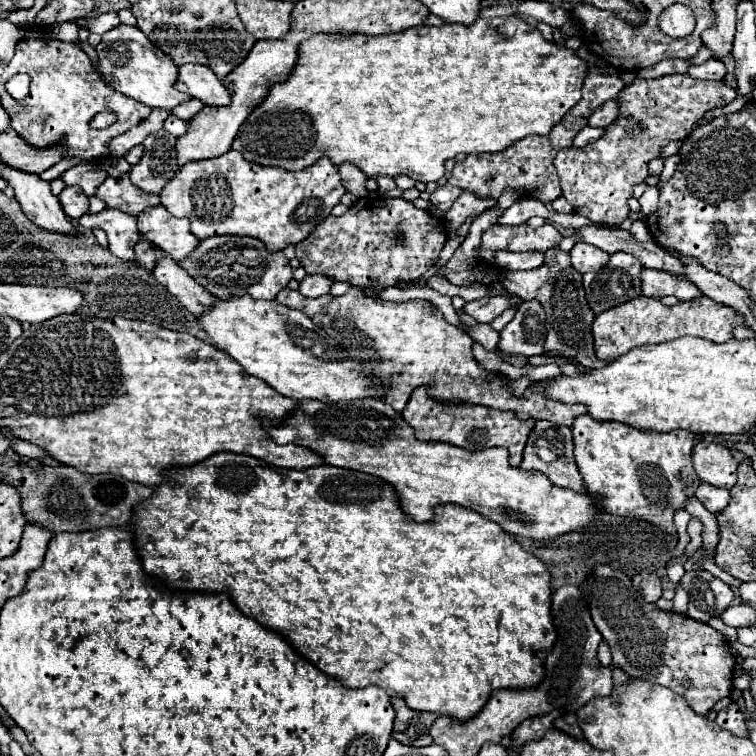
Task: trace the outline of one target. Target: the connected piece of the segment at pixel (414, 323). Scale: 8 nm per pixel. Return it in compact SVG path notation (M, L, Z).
M351 287L345 295L321 295L315 299L303 297L299 291L283 289L275 301L281 305L289 305L293 309L301 309L307 317L311 317L317 325L321 325L337 343L351 351L351 357L361 361L365 369L383 377L389 383L389 393L385 403L389 403L395 411L403 411L413 389L427 387L429 397L433 399L459 399L469 403L479 403L487 407L495 407L501 411L513 411L519 419L547 419L557 425L571 427L579 415L587 413L585 405L563 405L559 401L549 401L541 397L535 389L527 389L523 399L517 399L509 393L509 379L499 373L489 373L477 365L471 353L471 337L459 327L447 323L437 307L429 301L407 301L407 303L389 303L367 297L361 289Z

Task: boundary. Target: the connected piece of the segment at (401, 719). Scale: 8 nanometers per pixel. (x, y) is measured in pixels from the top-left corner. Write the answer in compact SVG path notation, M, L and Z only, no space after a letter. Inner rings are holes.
M401 697L393 699L395 707L395 725L393 725L393 739L409 745L409 747L427 747L433 743L429 729L435 723L435 713L415 713L413 709L407 709L405 701Z

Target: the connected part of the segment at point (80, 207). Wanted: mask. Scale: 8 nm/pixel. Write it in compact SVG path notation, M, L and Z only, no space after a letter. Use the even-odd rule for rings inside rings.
M65 187L59 195L59 201L67 217L71 217L73 221L77 221L79 217L83 217L83 213L89 211L89 199L81 187Z

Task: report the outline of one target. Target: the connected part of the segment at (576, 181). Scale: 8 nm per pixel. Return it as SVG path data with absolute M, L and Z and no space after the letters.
M675 73L675 75L665 75L659 79L635 79L631 85L627 85L619 93L619 109L621 115L617 121L613 121L601 139L595 143L589 143L581 149L577 147L567 147L561 149L561 153L555 157L555 167L559 171L561 179L561 189L563 197L573 205L575 213L589 217L597 225L609 225L609 227L619 227L627 217L629 217L629 205L627 199L631 197L631 189L637 183L643 183L643 179L649 175L647 163L655 157L659 157L661 149L671 143L673 139L685 139L689 131L693 129L695 123L699 123L707 111L725 107L737 97L737 91L727 85L725 81L699 81L693 79L687 73Z

